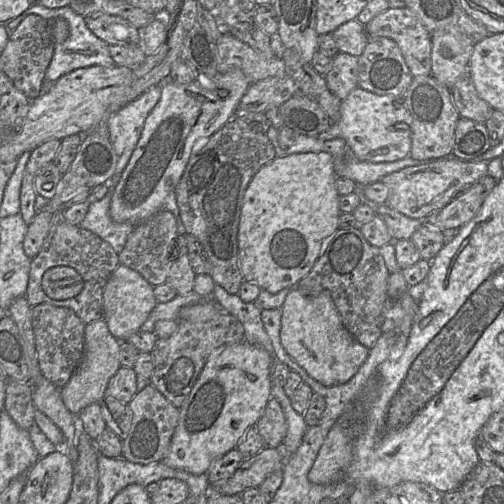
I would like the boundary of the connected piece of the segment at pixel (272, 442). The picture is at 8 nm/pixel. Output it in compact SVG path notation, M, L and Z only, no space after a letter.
M275 398L269 399L255 427L263 437L265 446L281 447L287 434L287 422L282 407Z

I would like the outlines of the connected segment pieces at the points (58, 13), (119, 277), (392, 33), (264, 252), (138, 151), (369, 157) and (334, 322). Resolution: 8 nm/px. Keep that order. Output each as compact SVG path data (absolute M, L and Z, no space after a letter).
M39 3L31 5L20 16L11 19L5 25L7 32L10 34L18 27L18 25L29 15L38 15L46 21L53 21L56 18L63 18L69 25L69 36L62 42L55 44L54 54L51 62L46 70L44 79L50 82L56 82L63 75L70 73L78 68L89 66L105 66L113 67L115 62L109 53L109 44L98 38L87 26L85 18L77 14L71 7L64 6L61 8L47 8Z
M119 264L109 276L103 291L103 319L110 333L120 342L141 330L141 326L156 306L153 288L140 273L123 264Z
M389 8L375 16L365 29L368 38L394 40L413 77L431 75L431 34L409 8Z
M306 152L290 154L285 157L277 156L271 162L259 169L245 190L238 227L238 258L244 281L255 283L261 289L266 290L271 294L276 294L284 288L295 287L296 284L310 272L316 260L321 255L323 241L332 236L339 229L339 217L341 211L339 209L340 194L336 189L335 183L336 178L335 161L328 152Z
M240 69L218 73L212 81L215 86L212 90L203 88L197 79L186 85L169 80L161 84L160 100L148 115L131 158L113 187L110 216L114 221L139 224L164 209L164 200L171 191L174 191L189 159L197 154L215 132L236 115L238 105L251 85Z
M361 87L353 89L341 101L340 117L336 123L317 135L322 141L342 138L355 156L372 163L393 162L410 156L412 147L411 114L405 98L377 95Z
M297 288L289 291L281 307L280 340L289 356L325 386L342 384L351 379L369 352L343 325L328 290L311 295L304 295Z

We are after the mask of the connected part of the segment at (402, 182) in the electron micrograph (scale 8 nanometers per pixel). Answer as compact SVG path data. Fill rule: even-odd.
M453 155L403 168L380 180L389 189L388 199L384 204L407 217L423 221L427 217L437 214L456 195L486 175L487 168L488 161L461 160Z

